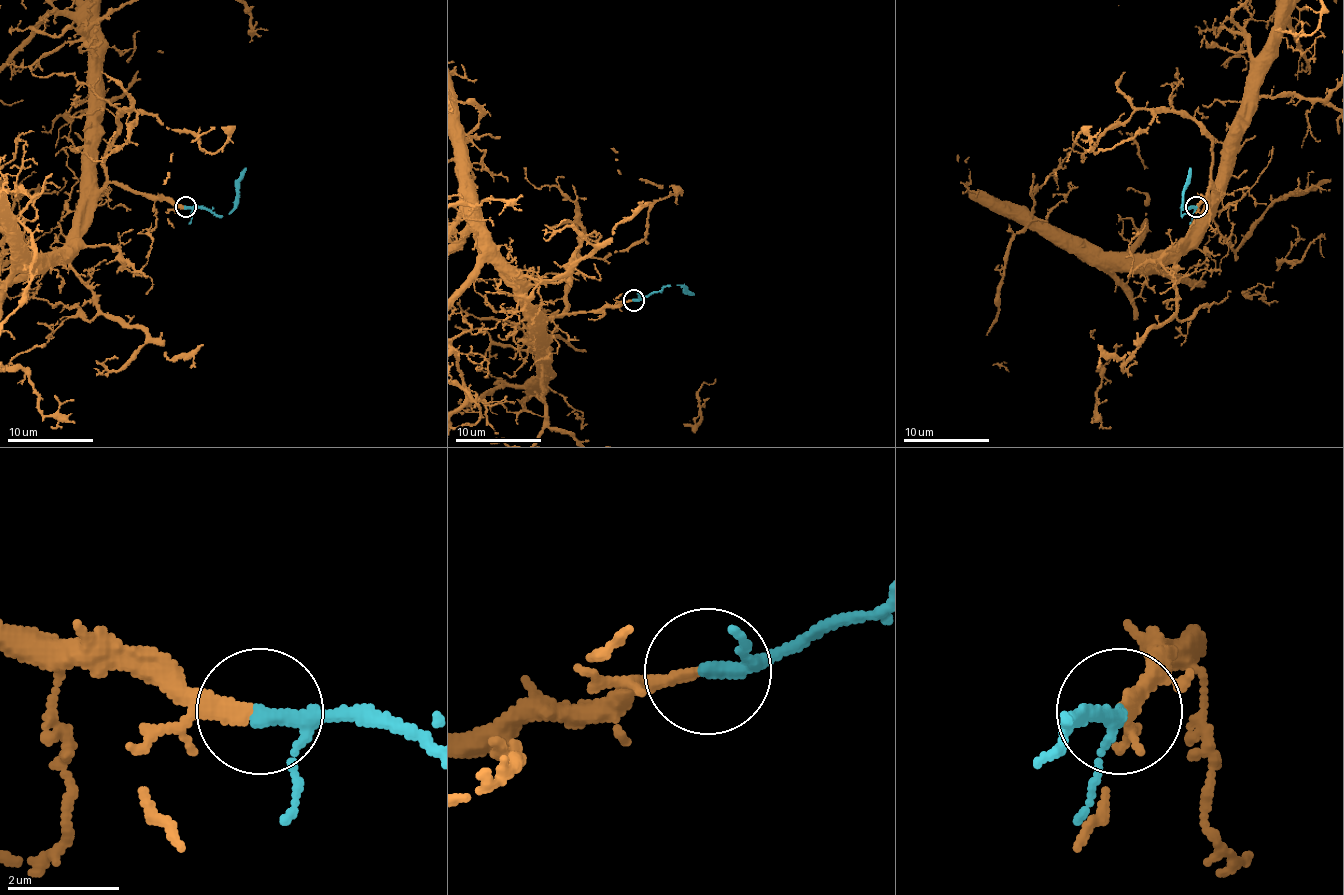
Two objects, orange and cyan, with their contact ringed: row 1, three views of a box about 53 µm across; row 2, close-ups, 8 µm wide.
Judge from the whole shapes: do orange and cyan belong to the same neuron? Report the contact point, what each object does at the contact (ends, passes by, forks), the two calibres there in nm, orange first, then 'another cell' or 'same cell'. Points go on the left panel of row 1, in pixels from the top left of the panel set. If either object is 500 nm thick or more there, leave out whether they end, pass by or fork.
place (185, 206); orange passes by; cyan passes by; calibres 200 and 200 nm; same cell

